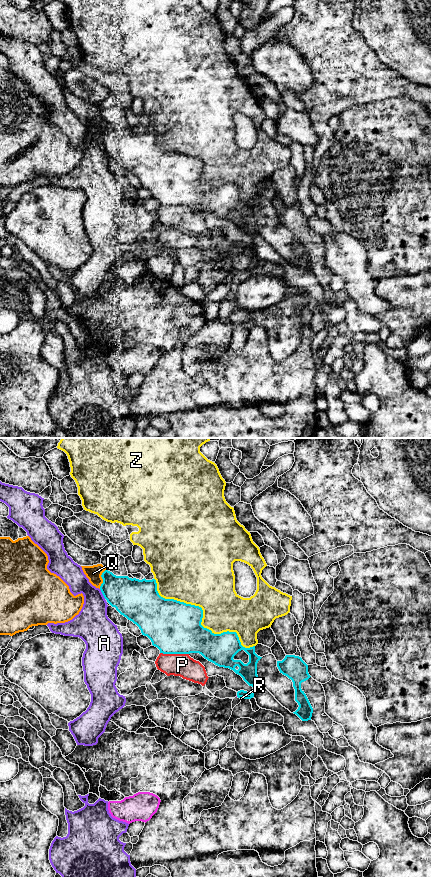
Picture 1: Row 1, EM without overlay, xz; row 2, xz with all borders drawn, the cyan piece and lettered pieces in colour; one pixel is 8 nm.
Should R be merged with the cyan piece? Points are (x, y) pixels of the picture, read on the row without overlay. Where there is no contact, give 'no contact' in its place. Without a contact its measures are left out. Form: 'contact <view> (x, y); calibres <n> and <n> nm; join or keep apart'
contact xz (241, 248); calibres 60 and 20 nm; keep apart

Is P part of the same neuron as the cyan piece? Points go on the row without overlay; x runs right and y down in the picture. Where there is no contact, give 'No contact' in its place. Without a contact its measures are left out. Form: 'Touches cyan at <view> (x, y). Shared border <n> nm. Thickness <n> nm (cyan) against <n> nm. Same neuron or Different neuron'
Touches cyan at xz (174, 205). Shared border 240 nm. Thickness 420 nm (cyan) against 180 nm. Different neuron

